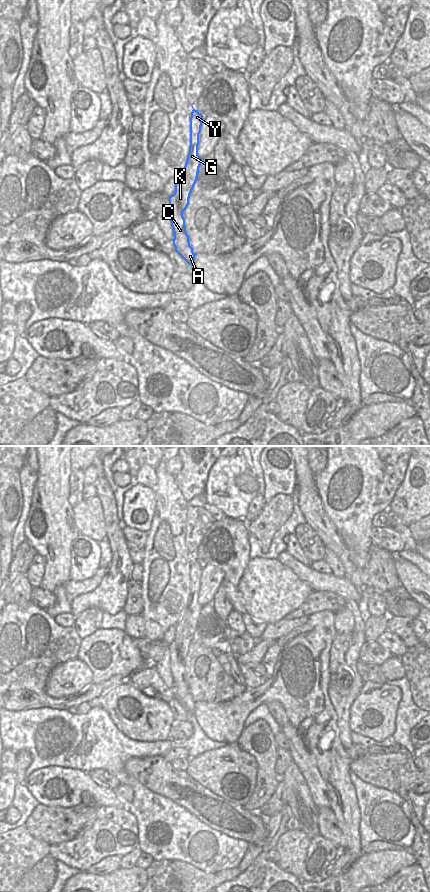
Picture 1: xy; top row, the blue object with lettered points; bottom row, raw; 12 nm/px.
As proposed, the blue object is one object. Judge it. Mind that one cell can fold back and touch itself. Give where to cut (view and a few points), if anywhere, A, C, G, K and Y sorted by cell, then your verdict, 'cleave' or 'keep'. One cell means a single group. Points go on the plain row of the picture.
cut in xy along (190, 593), (197, 596); A C G K / Y; cleave

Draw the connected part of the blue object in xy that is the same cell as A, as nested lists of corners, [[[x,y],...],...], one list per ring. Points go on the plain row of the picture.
[[[189,594],[185,614],[175,626],[175,640],[169,644],[170,670],[174,680],[173,693],[175,699],[192,714],[196,703],[190,694],[183,660],[189,652],[190,642],[197,629],[201,608],[198,596]]]

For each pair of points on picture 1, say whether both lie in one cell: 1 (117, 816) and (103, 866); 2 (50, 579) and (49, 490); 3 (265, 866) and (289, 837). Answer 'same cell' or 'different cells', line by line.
1: different cells
2: same cell
3: different cells

